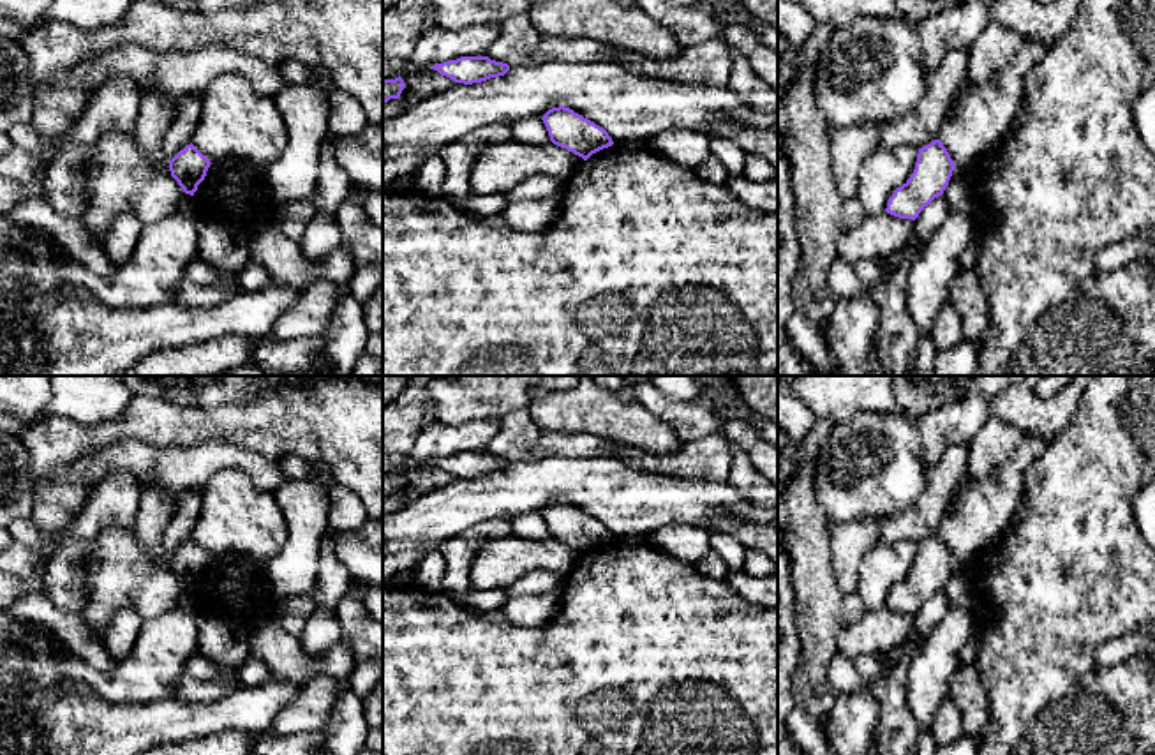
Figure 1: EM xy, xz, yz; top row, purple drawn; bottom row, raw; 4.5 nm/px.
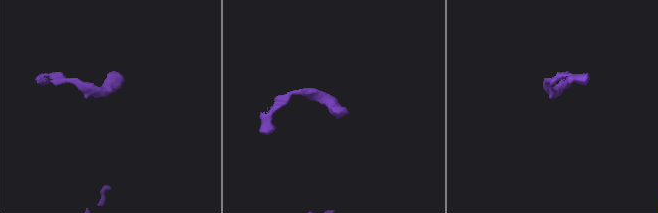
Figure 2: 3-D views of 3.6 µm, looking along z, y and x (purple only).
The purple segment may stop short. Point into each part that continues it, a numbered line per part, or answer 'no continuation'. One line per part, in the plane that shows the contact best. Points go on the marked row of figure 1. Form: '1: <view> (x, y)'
no continuation

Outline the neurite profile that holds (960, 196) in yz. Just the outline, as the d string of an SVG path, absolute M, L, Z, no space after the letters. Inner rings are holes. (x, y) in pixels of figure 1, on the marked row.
M956 166L942 196L949 205L949 212L973 217L979 203L975 201L970 169Z

